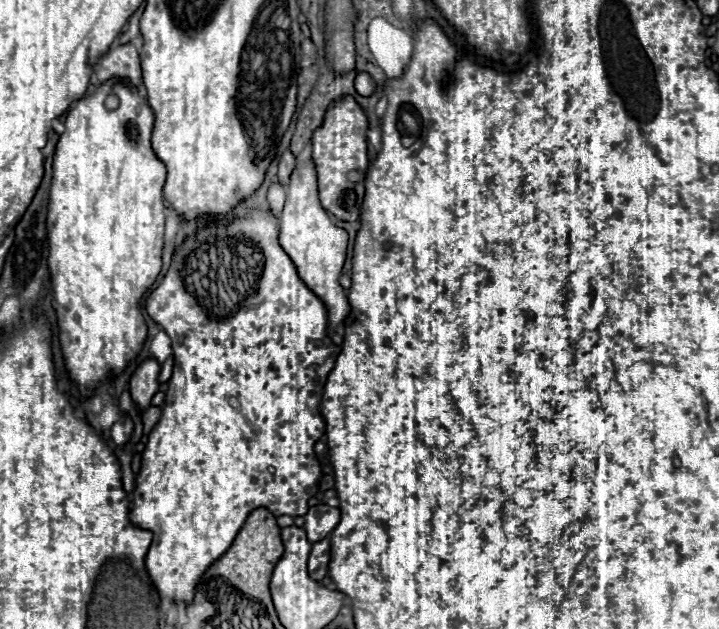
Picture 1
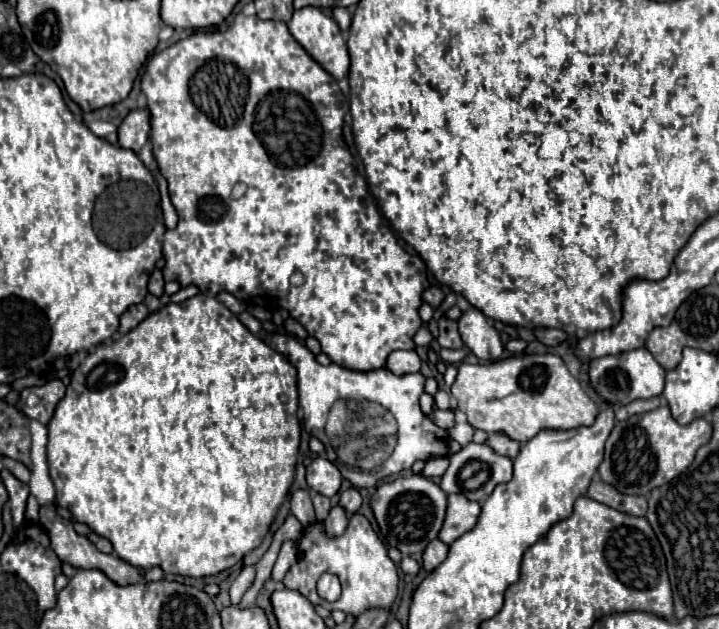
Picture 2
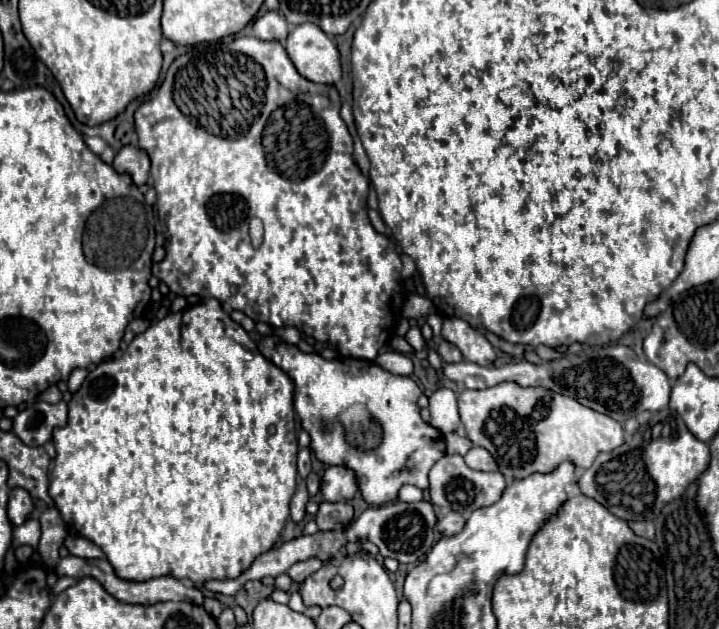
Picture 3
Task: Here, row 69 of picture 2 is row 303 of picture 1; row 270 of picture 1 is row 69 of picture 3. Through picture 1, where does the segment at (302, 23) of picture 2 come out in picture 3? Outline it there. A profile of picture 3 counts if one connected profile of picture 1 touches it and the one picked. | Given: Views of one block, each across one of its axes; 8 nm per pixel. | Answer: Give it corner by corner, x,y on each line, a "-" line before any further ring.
300,24
286,40
286,52
296,70
318,84
336,84
342,76
340,54
332,38
320,26

